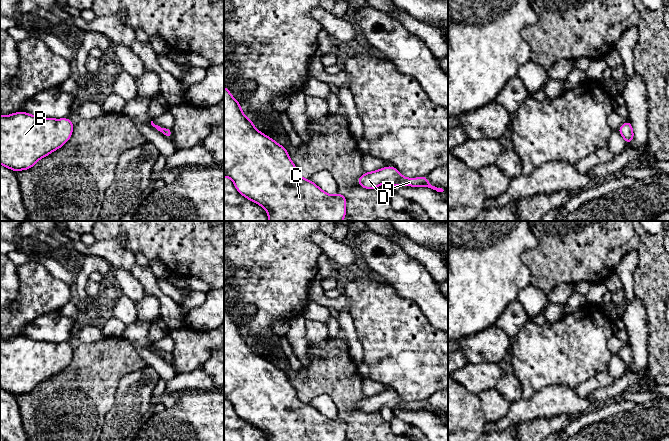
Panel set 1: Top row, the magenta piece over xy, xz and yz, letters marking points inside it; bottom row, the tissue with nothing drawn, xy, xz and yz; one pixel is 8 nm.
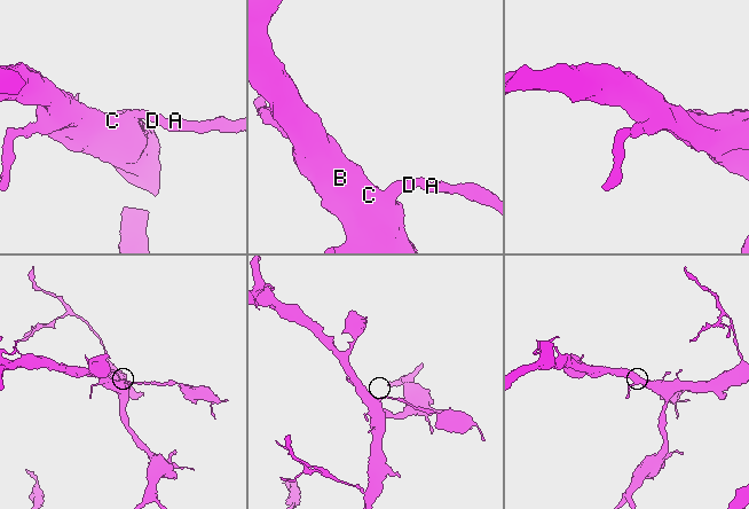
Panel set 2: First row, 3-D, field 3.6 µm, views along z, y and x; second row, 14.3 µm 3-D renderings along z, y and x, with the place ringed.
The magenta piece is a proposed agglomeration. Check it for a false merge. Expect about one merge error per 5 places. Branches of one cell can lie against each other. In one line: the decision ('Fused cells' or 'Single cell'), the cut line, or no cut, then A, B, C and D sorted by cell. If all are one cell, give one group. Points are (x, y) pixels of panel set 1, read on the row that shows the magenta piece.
Single cell. No split. Groups: A B C D

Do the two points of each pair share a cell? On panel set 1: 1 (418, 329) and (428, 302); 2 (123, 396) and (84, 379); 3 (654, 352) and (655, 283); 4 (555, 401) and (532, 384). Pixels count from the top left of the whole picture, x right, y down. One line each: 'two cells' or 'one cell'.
1: two cells
2: two cells
3: one cell
4: two cells

